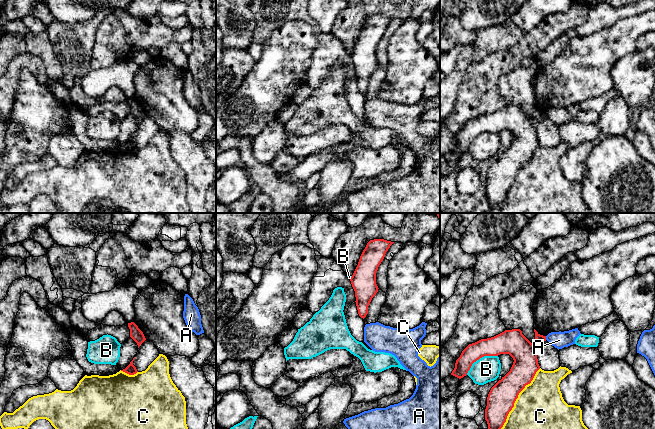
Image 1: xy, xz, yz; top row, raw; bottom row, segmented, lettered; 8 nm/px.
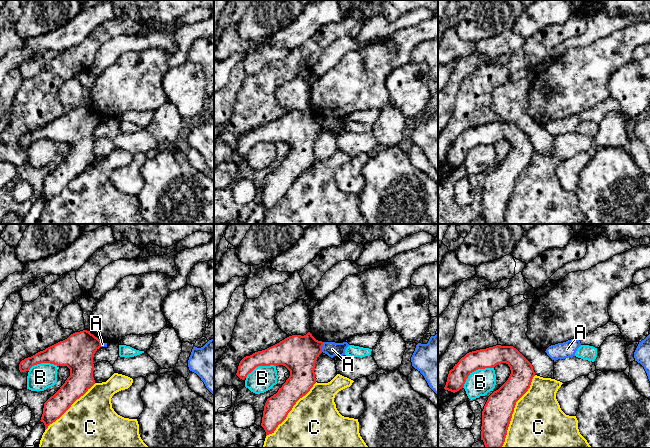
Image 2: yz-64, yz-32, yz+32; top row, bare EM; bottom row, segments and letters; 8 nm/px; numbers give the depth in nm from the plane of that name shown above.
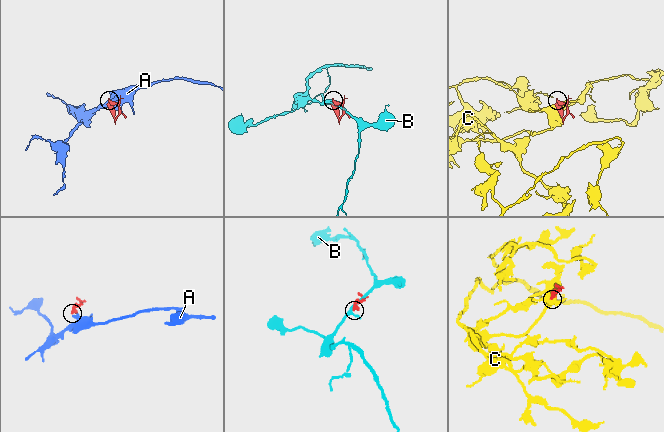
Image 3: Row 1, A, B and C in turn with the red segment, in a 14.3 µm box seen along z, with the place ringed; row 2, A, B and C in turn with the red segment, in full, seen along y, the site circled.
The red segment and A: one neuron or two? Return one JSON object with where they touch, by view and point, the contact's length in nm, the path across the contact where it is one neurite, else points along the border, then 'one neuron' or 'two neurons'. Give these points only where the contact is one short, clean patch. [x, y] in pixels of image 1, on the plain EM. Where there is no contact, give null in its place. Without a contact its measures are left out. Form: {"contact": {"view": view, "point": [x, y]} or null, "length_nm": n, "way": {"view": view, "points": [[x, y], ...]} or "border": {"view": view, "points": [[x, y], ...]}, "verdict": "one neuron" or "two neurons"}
{"contact": {"view": "yz", "point": [545, 114]}, "length_nm": 30, "border": {"view": "yz", "points": [[545, 112], [546, 115]]}, "verdict": "two neurons"}

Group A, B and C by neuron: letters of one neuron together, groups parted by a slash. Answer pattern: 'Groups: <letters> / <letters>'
Groups: A / B / C

